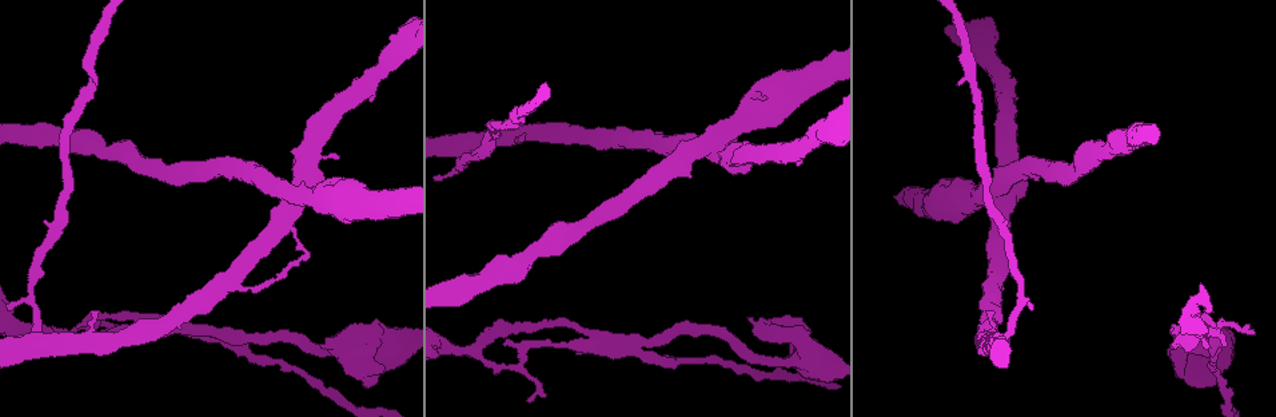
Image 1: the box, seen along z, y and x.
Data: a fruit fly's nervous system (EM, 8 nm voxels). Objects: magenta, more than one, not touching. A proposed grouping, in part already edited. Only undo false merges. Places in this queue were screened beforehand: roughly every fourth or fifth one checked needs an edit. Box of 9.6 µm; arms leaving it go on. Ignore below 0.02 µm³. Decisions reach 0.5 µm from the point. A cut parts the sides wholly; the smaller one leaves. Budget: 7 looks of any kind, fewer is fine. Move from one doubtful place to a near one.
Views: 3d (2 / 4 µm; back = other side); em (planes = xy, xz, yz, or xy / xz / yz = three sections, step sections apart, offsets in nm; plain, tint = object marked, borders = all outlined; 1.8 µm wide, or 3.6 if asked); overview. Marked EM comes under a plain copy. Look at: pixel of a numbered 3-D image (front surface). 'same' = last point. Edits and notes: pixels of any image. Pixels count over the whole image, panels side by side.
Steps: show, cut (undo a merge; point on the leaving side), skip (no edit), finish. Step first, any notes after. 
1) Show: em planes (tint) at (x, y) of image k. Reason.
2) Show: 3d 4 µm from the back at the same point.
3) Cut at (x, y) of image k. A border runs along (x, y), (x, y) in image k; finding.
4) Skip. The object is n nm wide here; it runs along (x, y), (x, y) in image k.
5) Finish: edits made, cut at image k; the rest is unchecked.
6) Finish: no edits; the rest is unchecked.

Show: 3d 2 µm at (613, 337) of image 1. Sudden change in width.

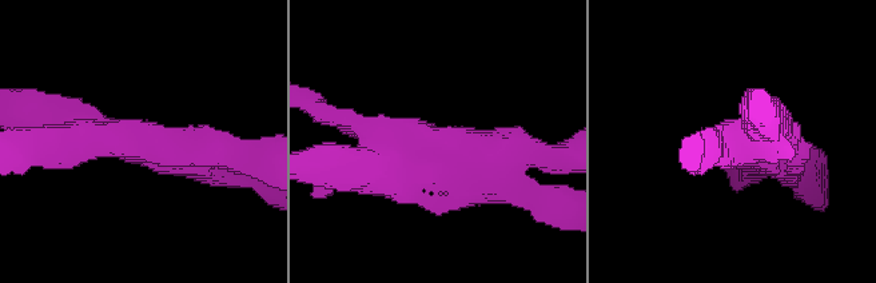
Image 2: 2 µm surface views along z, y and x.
Show: em 3.6 µm planes (tint) at (429, 149) of image 2. 3 arms meet here; the arms are 180, 220, 280 nm wide; shape alone is not enough.

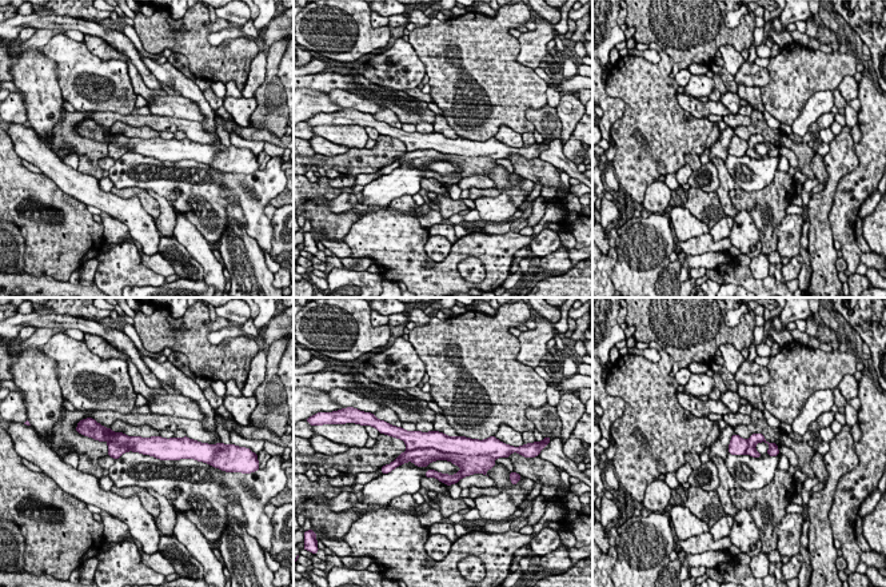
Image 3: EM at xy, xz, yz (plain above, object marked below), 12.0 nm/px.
Cut at (466, 463) of image 3. A border runs along (407, 450), (439, 450), (489, 456) in image 3; a second neuron is stuck on.

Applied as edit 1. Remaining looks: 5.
Show: overview. Redraw.

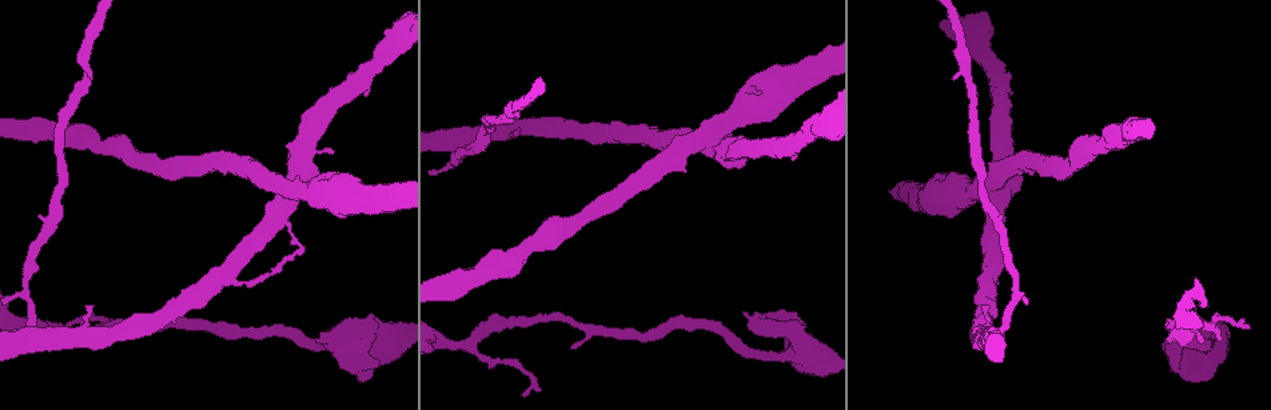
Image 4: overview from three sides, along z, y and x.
Show: em 3.6 µm planes (tint) at (1207, 354) of image 4. Closes a loop.

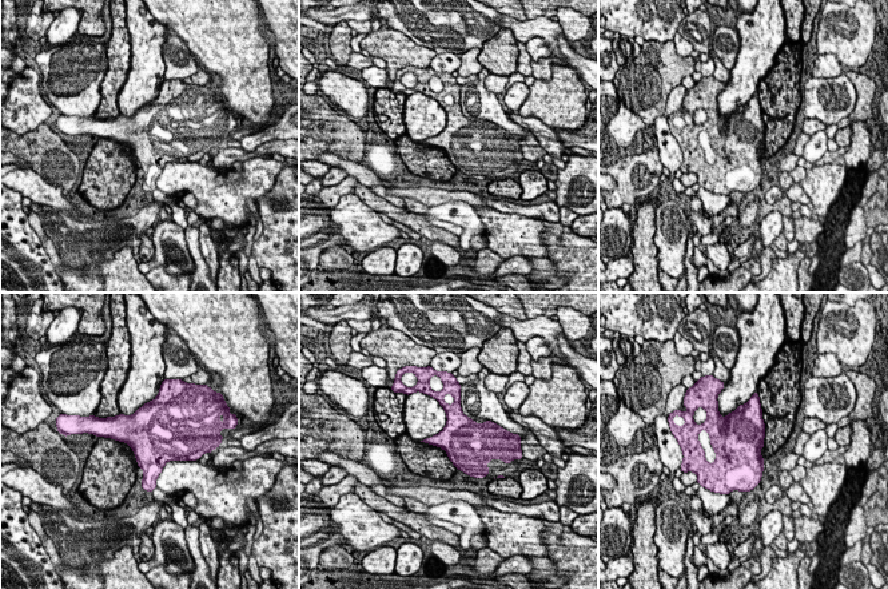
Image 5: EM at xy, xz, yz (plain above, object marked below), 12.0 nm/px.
Skip. The object is 480 nm wide here; continuous, no second neuron.

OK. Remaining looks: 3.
Show: em 3.6 µm planes (tint) at (944, 204) of image 4. Sudden change in width.

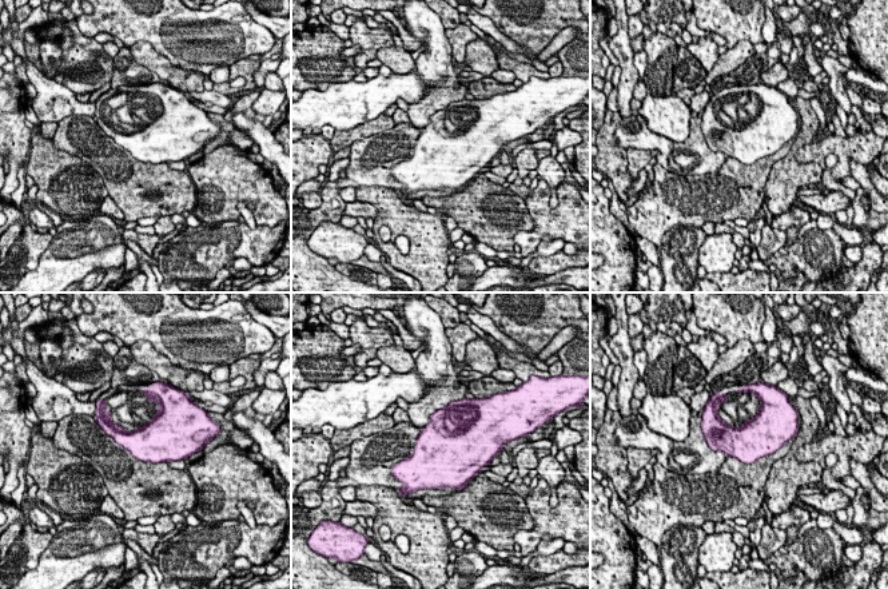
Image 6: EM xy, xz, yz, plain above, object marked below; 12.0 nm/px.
Skip. Continuous, no second neuron.

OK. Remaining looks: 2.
Finish: edits made, cut at image 3; the rest is unchecked.

